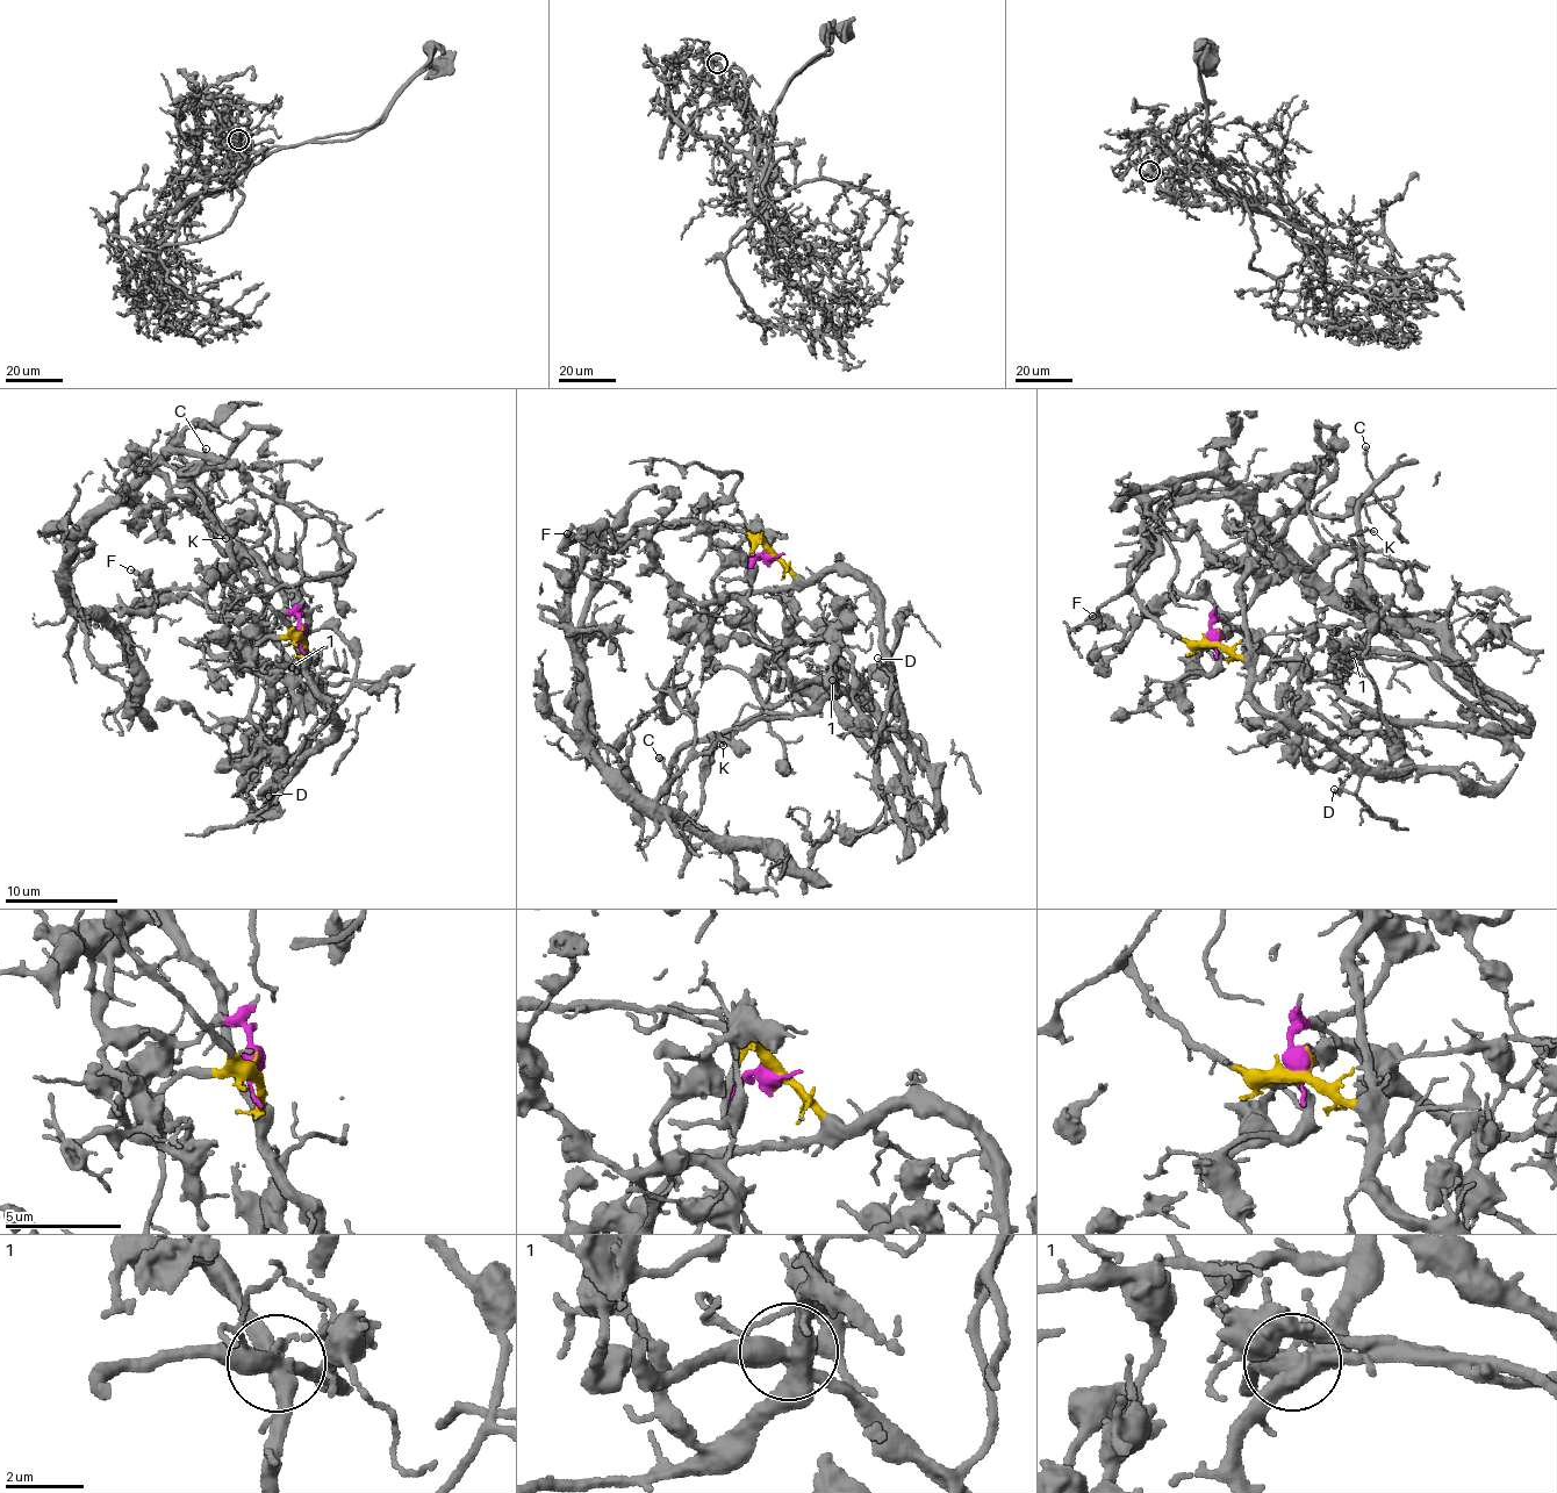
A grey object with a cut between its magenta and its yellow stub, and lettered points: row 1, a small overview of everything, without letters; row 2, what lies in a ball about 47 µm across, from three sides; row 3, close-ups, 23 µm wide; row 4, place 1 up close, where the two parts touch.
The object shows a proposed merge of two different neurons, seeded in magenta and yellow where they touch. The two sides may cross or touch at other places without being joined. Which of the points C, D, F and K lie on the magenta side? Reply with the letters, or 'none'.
F, K

